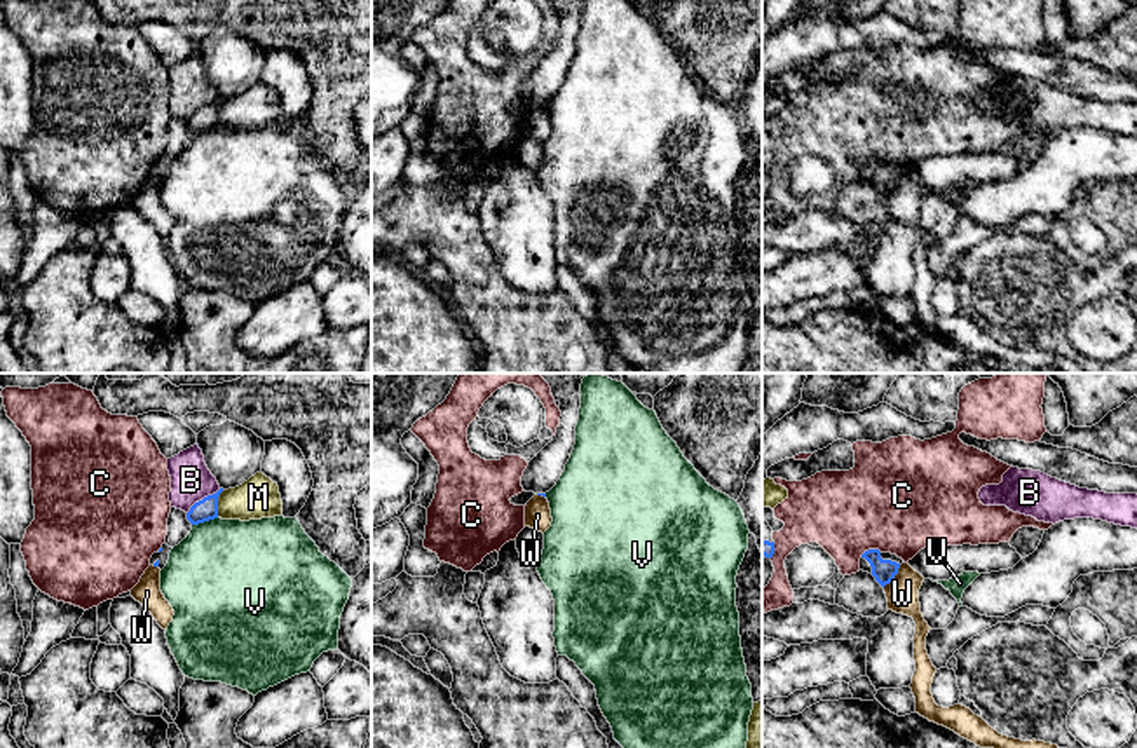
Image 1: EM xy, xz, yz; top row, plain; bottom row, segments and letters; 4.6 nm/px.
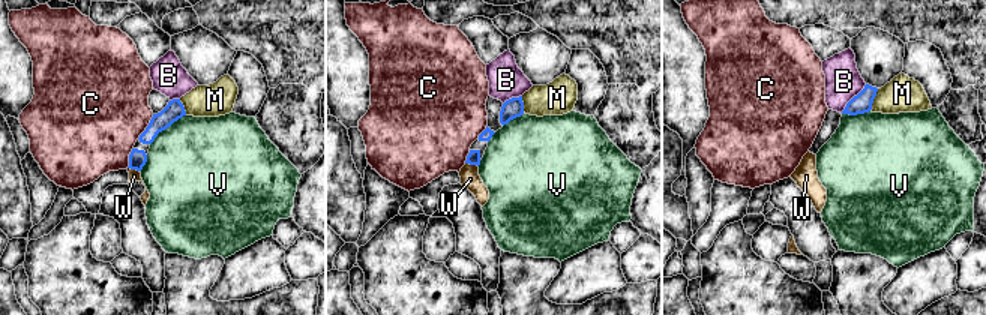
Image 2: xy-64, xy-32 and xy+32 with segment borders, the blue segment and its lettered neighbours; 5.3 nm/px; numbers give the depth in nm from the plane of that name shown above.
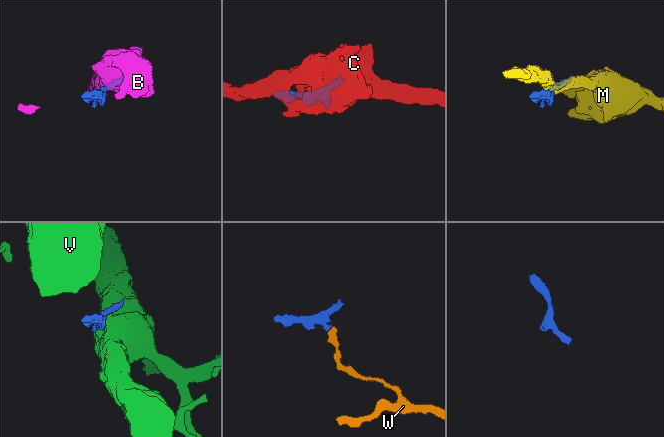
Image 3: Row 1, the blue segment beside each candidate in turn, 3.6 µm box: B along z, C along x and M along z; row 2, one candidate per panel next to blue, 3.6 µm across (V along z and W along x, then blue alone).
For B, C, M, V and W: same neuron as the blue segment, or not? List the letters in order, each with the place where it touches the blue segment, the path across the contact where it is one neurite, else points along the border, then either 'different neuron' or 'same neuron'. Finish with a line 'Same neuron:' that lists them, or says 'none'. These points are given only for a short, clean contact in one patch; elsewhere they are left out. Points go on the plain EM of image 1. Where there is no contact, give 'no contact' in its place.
B: meets blue in xy at (204, 107); border along xy (220, 98), (199, 108), (187, 122); different neuron
C: meets blue in yz at (871, 159); different neuron
M: meets blue in xy at (217, 114); different neuron
V: meets blue in xy at (204, 129); different neuron
W: meets blue in yz at (893, 187); border along yz (900, 175), (898, 182), (883, 196); different neuron
Same neuron: none

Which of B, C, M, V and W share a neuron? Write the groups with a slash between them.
B / C / M / V / W

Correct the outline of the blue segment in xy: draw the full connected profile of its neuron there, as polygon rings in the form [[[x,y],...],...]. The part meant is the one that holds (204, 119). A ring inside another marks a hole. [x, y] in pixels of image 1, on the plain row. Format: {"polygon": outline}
{"polygon": [[[220,98],[216,103],[204,106],[202,110],[195,112],[190,120],[187,122],[187,129],[192,134],[199,134],[209,129],[218,127],[218,106],[223,101]]]}

